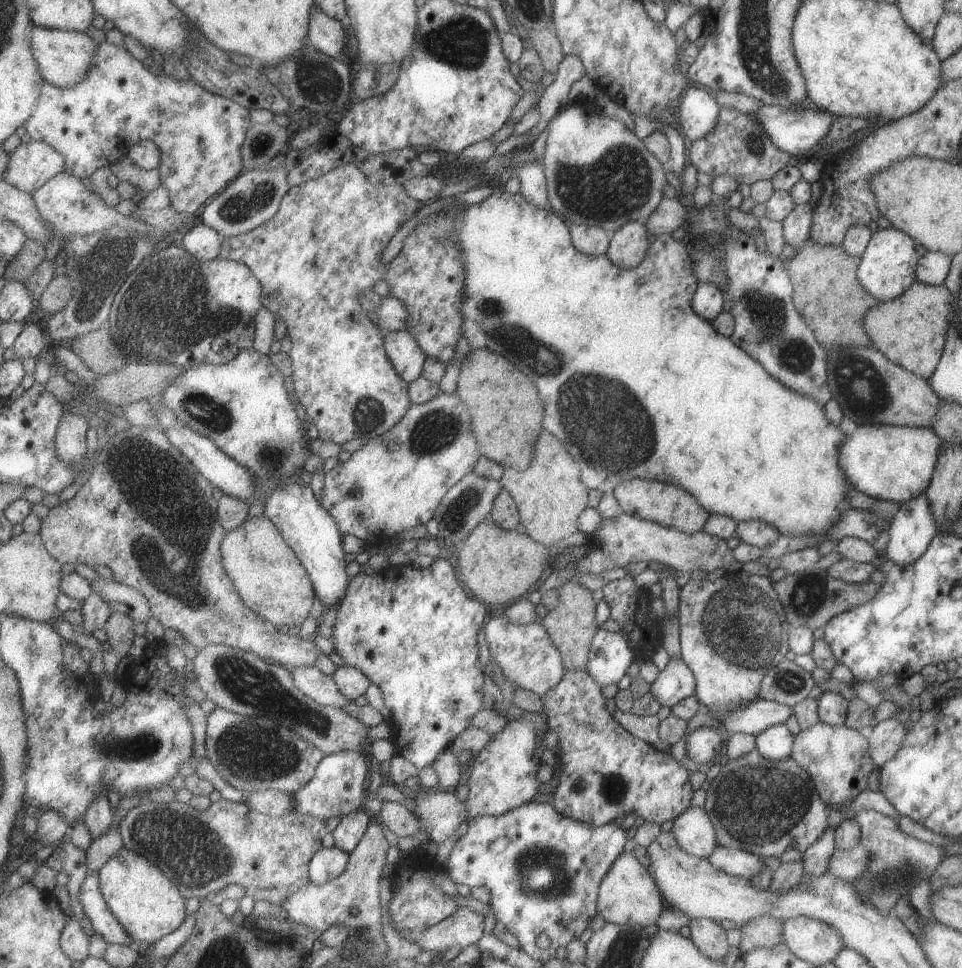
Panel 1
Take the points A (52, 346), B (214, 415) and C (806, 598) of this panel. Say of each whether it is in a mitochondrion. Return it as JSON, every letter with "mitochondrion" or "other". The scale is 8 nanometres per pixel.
{"A":"other","B":"mitochondrion","C":"mitochondrion"}

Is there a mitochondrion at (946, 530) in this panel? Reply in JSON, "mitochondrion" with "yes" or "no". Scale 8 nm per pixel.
{"mitochondrion":"no"}

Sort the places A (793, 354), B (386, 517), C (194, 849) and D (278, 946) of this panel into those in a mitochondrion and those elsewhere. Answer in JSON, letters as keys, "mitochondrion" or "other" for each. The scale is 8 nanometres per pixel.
{"A":"mitochondrion","B":"other","C":"mitochondrion","D":"other"}

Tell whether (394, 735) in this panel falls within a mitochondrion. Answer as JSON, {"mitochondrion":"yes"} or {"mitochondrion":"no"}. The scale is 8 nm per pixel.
{"mitochondrion":"no"}

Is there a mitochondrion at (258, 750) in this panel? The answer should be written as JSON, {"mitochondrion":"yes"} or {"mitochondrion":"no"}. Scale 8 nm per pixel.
{"mitochondrion":"yes"}

